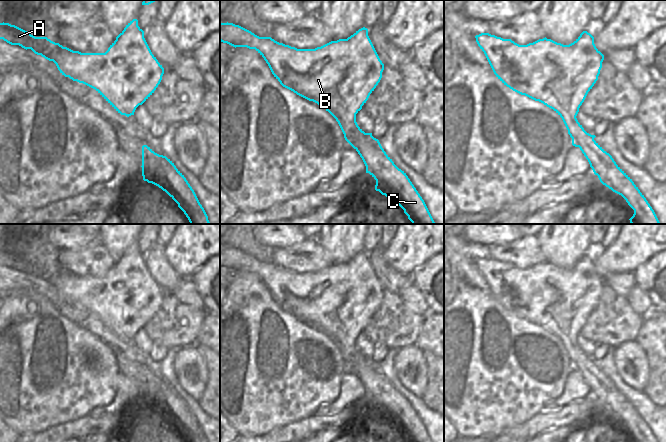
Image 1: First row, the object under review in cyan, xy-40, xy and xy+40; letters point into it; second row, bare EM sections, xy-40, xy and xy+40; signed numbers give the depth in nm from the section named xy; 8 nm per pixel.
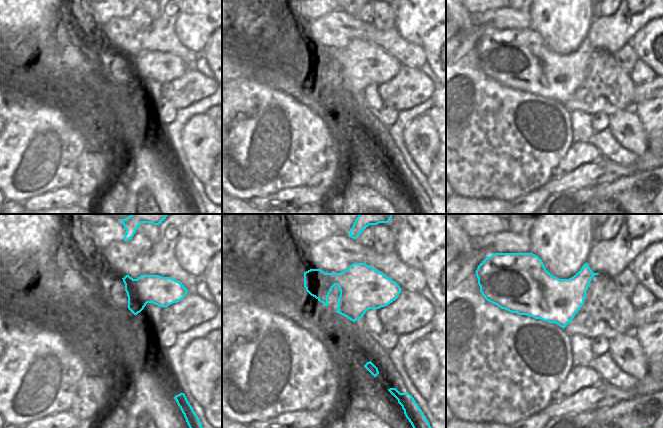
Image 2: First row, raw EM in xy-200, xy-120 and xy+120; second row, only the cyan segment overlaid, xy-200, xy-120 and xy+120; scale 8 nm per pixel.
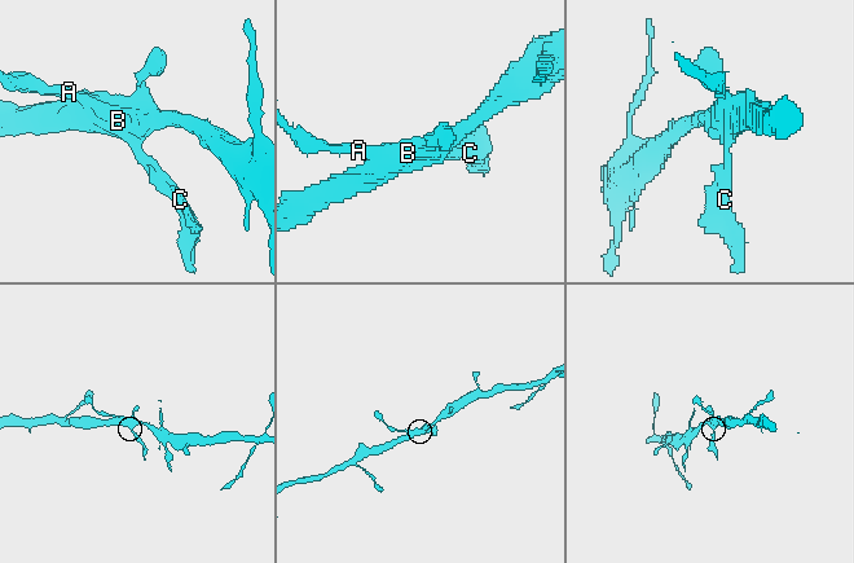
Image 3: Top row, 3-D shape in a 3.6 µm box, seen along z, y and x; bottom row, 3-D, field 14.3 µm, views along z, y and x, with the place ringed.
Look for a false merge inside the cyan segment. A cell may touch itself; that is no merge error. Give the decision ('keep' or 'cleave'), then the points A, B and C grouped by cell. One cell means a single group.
keep; A B C

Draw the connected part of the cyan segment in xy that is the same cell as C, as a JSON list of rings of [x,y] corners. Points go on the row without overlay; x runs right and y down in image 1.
[[[220,247],[220,265],[233,271],[255,273],[266,285],[280,308],[297,319],[317,327],[338,346],[345,364],[362,382],[366,397],[375,404],[375,414],[393,423],[408,442],[432,442],[424,424],[406,399],[386,378],[372,357],[365,357],[356,346],[356,338],[368,324],[382,302],[384,288],[380,284],[363,251],[347,263],[331,265],[315,273],[297,273],[271,261],[259,261],[233,247]]]

